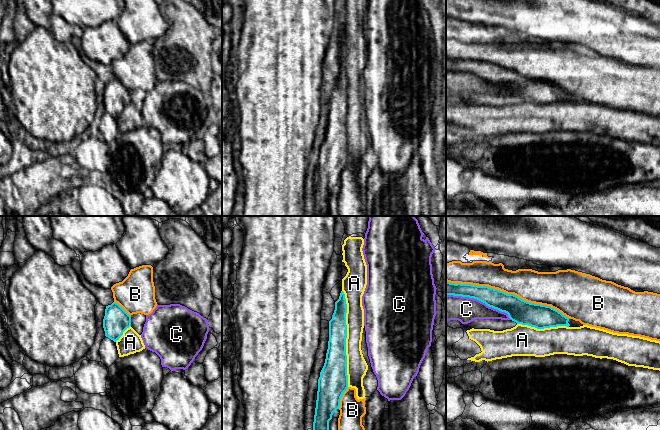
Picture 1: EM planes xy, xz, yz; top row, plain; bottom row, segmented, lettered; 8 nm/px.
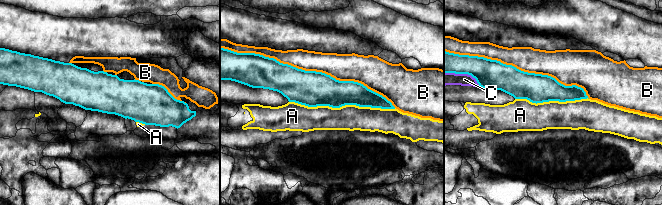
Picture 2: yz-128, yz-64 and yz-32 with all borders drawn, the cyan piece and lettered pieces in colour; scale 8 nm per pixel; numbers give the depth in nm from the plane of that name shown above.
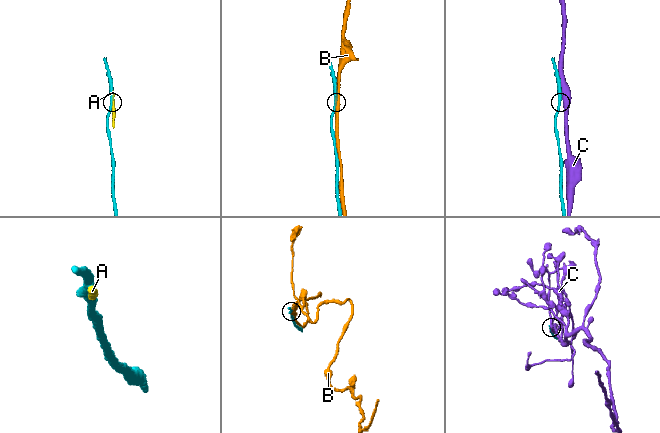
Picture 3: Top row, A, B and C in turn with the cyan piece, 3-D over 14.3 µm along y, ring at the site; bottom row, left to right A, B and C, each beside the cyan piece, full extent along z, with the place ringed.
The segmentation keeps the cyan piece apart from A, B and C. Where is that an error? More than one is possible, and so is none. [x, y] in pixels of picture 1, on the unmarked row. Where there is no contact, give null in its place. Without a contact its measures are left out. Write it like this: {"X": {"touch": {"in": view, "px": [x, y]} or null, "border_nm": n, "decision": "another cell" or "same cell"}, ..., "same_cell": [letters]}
{"A": {"touch": {"in": "xz", "px": [346, 113]}, "border_nm": 800, "decision": "another cell"}, "B": {"touch": {"in": "yz", "px": [508, 70]}, "border_nm": 1050, "decision": "another cell"}, "C": {"touch": {"in": "yz", "px": [479, 76]}, "border_nm": 550, "decision": "another cell"}, "same_cell": []}

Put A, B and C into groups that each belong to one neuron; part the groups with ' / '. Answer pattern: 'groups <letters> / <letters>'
groups A / B / C

